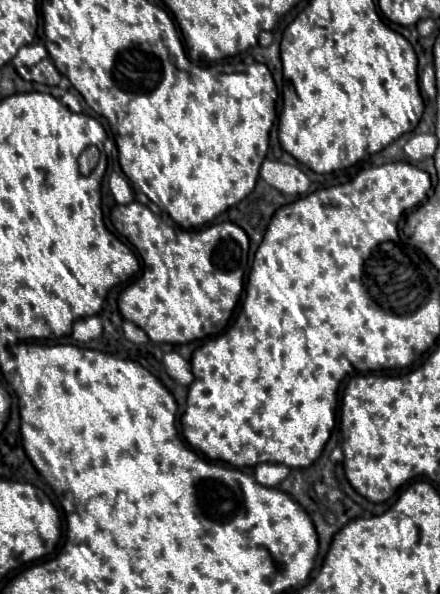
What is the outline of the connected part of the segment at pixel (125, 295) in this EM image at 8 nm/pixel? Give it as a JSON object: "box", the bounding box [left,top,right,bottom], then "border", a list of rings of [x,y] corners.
{"box":[110,202,248,344],"border":[[[140,202],[114,206],[110,218],[114,228],[138,250],[144,264],[142,276],[128,288],[124,288],[118,298],[120,314],[140,326],[148,334],[148,338],[158,344],[186,344],[198,338],[223,334],[244,288],[244,272],[248,262],[246,232],[232,222],[212,224],[192,232],[184,232],[182,228],[175,230]]]}

